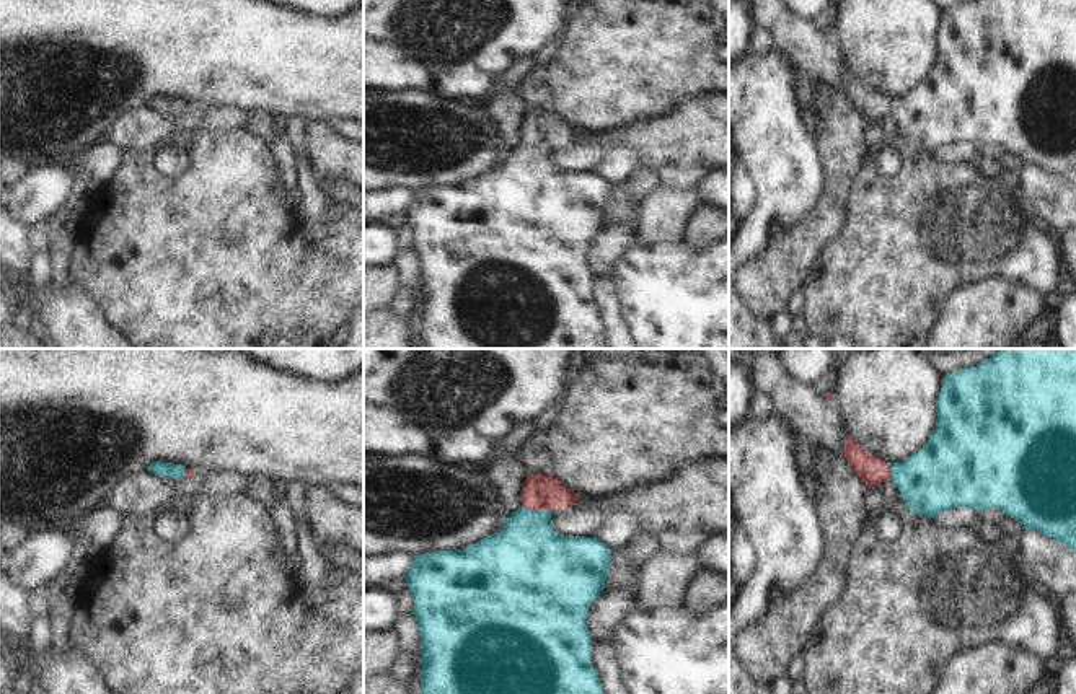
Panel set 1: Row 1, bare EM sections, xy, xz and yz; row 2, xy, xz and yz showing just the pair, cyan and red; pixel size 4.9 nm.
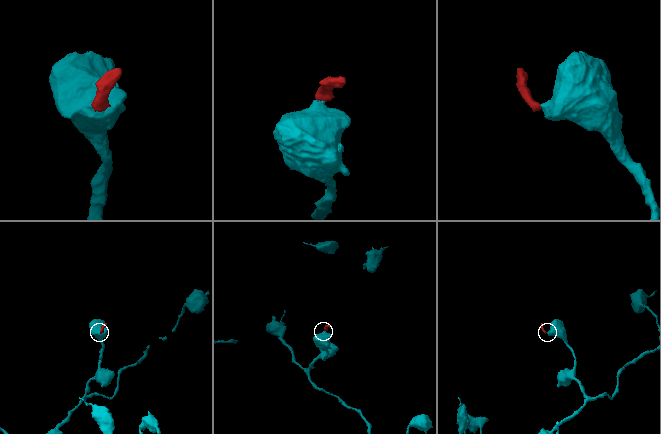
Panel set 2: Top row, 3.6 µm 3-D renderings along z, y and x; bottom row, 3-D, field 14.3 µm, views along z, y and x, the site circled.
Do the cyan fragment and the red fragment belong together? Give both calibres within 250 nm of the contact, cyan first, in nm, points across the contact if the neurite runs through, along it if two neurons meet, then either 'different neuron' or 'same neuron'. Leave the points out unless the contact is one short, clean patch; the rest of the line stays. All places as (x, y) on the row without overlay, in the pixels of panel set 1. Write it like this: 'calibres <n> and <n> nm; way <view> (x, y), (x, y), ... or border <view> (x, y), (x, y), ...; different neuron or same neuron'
calibres 400 and 180 nm; way xz (527, 194), (527, 165), (538, 145), (540, 127); same neuron

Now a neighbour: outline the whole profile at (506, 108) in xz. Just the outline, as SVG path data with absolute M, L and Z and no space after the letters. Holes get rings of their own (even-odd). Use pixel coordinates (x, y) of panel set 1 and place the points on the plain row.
M496 90L486 98L484 104L494 122L497 137L509 152L523 142L522 124L528 109L517 90Z

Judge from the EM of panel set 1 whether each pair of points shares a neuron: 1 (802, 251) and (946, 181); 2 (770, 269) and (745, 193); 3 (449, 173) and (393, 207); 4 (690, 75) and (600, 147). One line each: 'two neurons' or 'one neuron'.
1: two neurons
2: two neurons
3: two neurons
4: two neurons

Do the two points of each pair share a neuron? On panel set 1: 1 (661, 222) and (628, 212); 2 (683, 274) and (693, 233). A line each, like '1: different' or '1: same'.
1: different
2: different

